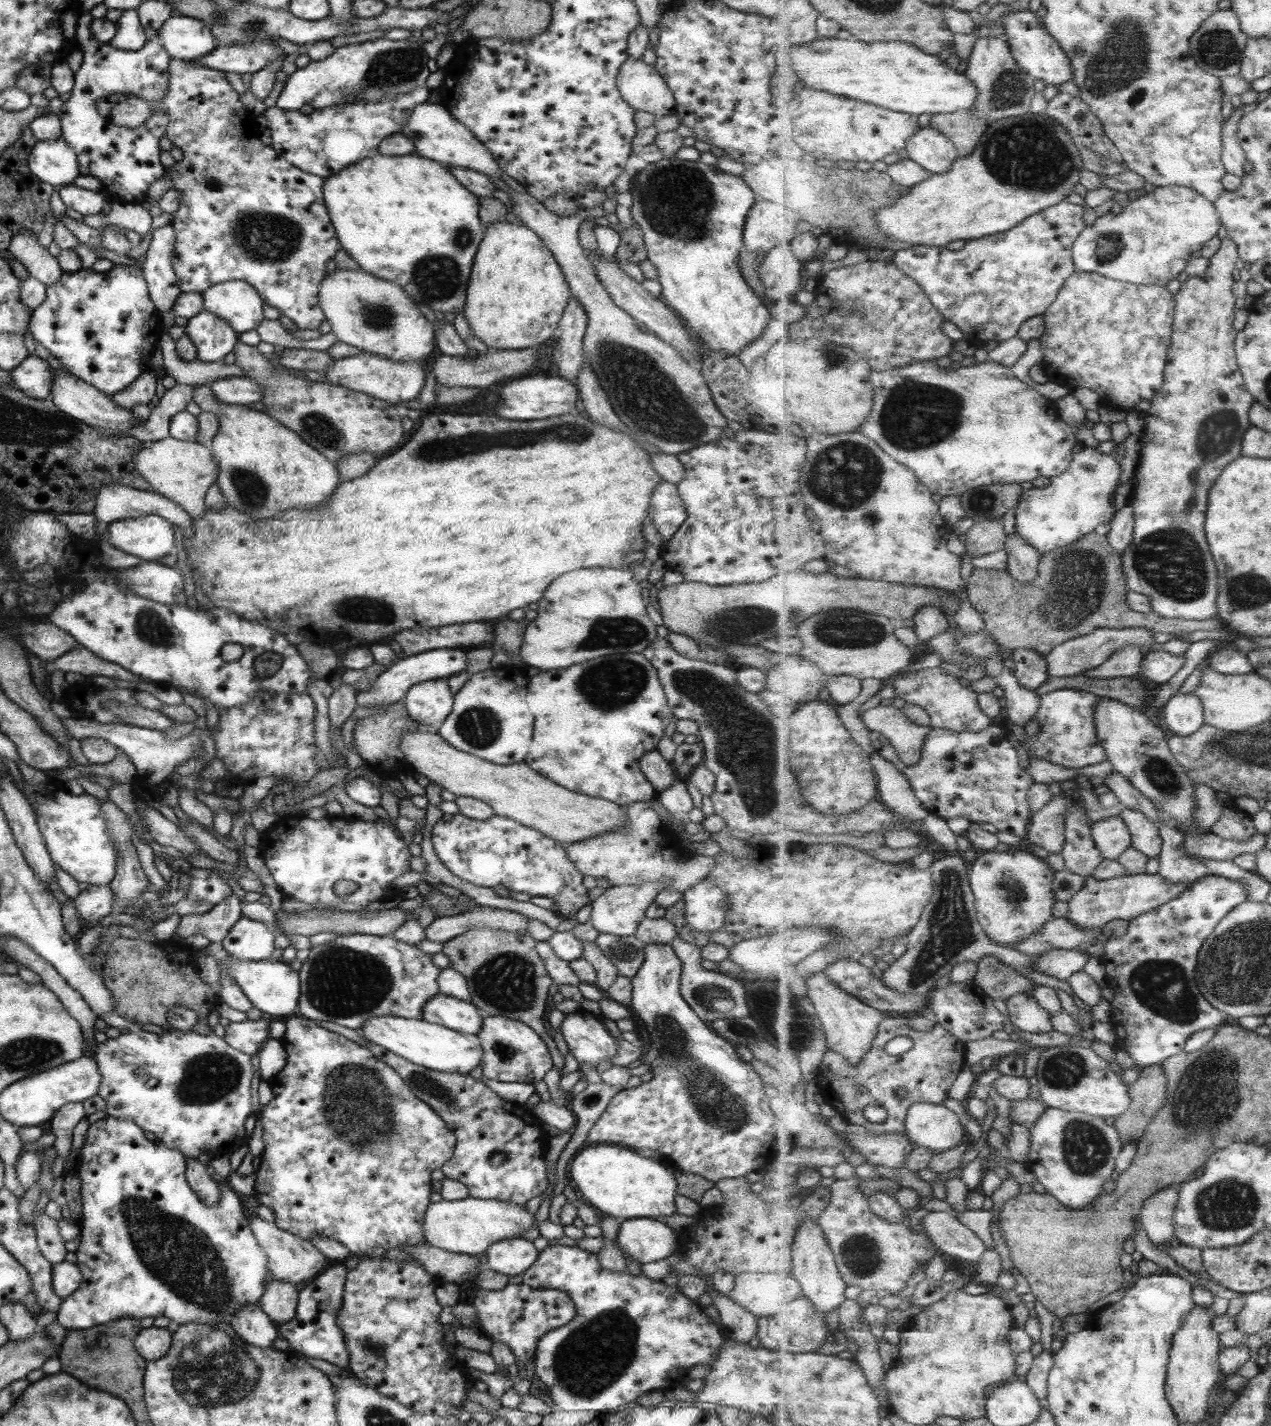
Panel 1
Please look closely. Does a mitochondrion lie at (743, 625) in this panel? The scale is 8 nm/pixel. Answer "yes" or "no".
yes

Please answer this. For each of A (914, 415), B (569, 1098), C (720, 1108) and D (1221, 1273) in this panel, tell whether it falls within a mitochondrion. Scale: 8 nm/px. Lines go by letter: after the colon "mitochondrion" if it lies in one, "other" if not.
A: mitochondrion
B: other
C: mitochondrion
D: other

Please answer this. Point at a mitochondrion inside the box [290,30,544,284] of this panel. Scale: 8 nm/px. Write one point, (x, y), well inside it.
(400, 65)

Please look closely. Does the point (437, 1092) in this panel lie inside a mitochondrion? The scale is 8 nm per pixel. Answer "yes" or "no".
yes

